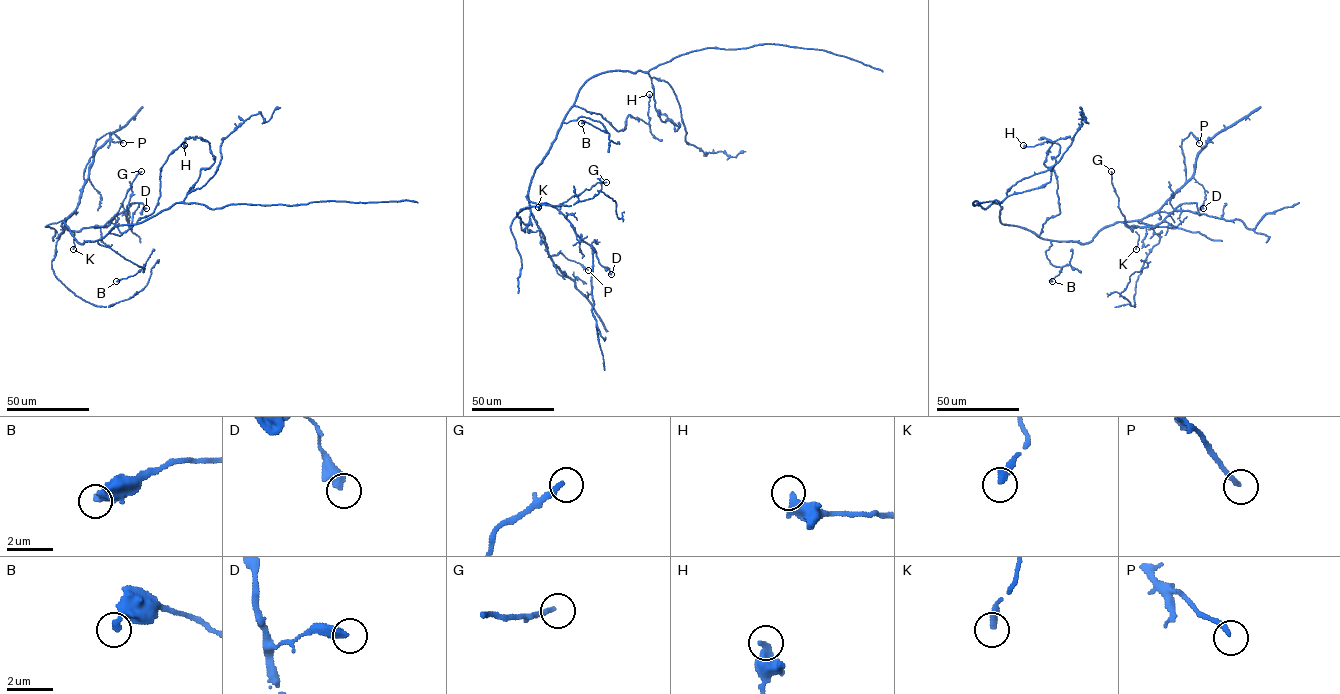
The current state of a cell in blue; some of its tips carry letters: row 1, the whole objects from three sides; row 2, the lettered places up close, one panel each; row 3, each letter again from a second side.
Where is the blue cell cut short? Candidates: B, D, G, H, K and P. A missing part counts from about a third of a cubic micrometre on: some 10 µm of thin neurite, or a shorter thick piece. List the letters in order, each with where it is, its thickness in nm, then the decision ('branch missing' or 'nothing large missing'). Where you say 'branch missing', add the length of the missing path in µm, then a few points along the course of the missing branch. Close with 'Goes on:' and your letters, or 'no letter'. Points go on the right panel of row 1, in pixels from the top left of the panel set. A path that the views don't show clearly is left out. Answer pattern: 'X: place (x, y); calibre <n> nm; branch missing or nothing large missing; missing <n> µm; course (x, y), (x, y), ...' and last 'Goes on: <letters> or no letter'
B: place (1052, 281); calibre 320 nm; nothing large missing
D: place (1203, 208); calibre 440 nm; nothing large missing
G: place (1111, 171); calibre 220 nm; branch missing; missing 20 µm
H: place (1023, 145); calibre 400 nm; nothing large missing
K: place (1136, 249); calibre 320 nm; branch missing; missing 20 µm; course (1136, 249), (1138, 255), (1147, 260), (1155, 259)
P: place (1199, 143); calibre 200 nm; nothing large missing
Goes on: G, K

